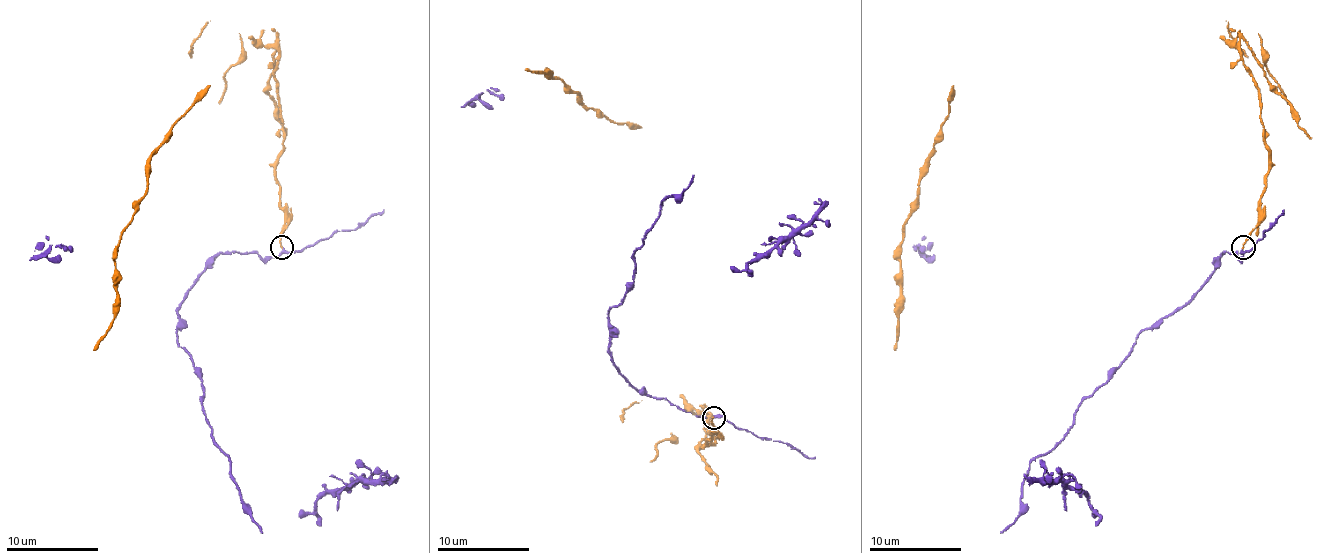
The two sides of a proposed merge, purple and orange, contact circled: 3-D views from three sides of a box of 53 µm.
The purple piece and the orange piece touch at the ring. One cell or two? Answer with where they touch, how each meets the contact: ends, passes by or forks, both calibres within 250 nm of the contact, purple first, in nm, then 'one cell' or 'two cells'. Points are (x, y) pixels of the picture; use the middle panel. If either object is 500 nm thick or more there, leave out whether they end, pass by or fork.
place (713, 418); purple passes by; orange ends; calibres 190 and 130 nm; two cells

